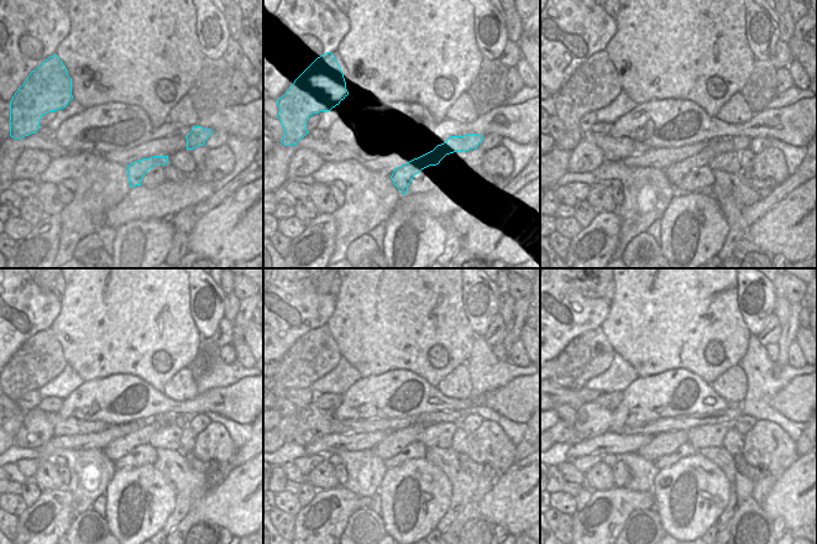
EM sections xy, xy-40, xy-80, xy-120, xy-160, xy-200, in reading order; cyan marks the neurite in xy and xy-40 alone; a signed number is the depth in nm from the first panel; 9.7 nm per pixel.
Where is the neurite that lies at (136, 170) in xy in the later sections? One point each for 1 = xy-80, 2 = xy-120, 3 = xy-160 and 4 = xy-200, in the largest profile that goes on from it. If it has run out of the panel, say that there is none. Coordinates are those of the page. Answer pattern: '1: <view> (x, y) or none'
1: xy-80 (675, 172)
2: xy-120 (115, 450)
3: xy-160 (394, 442)
4: xy-200 (663, 444)

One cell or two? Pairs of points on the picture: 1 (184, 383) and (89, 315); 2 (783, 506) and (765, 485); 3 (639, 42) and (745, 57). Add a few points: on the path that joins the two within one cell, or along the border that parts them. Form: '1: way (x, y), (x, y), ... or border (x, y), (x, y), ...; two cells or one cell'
1: border (188, 366), (179, 370), (161, 391); two cells
2: border (775, 480), (760, 505); two cells
3: way (665, 42), (690, 42), (707, 59), (719, 63); one cell

